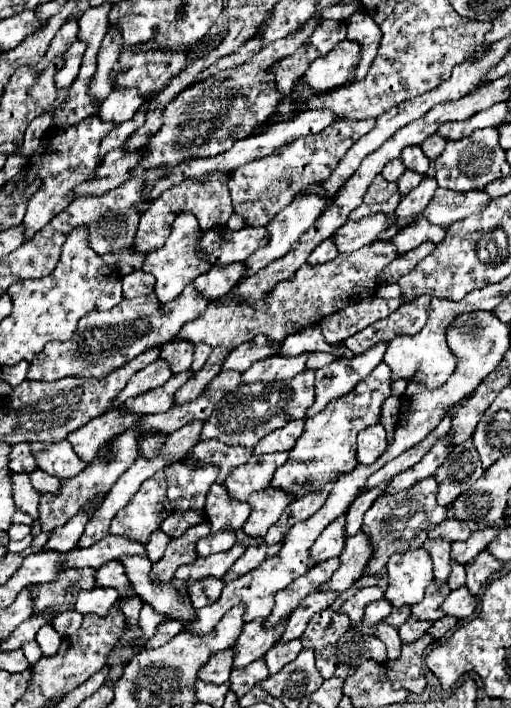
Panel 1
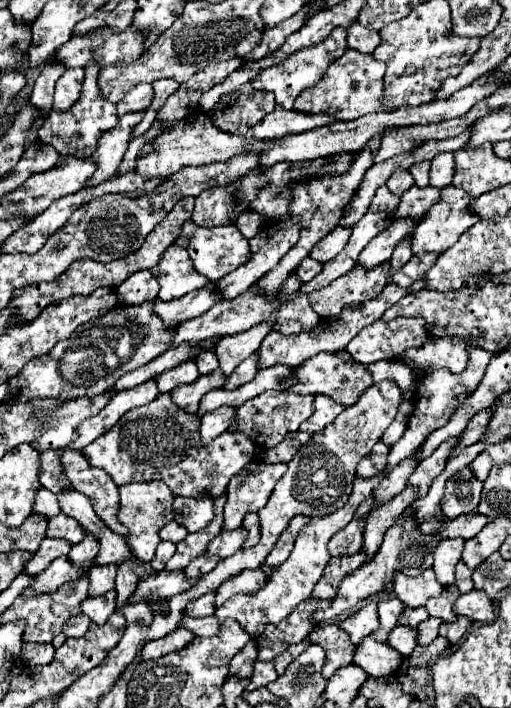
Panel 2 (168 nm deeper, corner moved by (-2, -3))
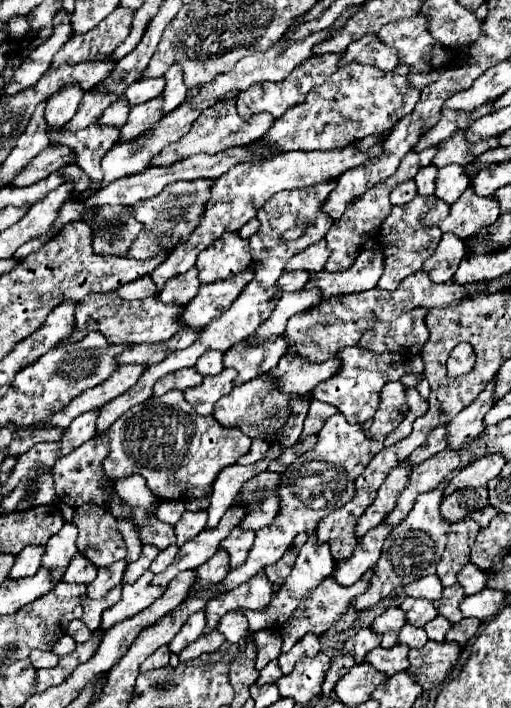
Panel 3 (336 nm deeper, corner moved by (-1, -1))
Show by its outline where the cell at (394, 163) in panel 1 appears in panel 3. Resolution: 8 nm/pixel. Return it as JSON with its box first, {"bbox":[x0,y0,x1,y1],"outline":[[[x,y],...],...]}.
{"bbox":[390,180,416,204],"outline":[[[408,180],[408,182],[398,184],[398,186],[390,192],[390,202],[392,202],[392,204],[406,204],[406,202],[410,202],[414,196],[416,196],[416,184],[414,184],[414,180]]]}

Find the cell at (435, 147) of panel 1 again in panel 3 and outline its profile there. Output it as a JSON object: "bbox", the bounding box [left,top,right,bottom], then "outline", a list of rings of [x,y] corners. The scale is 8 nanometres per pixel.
{"bbox":[436,164,468,204],"outline":[[[448,164],[438,168],[438,178],[436,178],[436,196],[444,200],[446,204],[452,204],[460,198],[460,194],[468,188],[468,174],[464,166],[458,164]]]}

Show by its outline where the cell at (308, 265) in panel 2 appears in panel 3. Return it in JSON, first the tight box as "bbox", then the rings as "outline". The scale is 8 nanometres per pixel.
{"bbox":[278,270,310,292],"outline":[[[292,270],[292,272],[284,272],[278,280],[278,286],[282,290],[288,290],[288,292],[294,292],[302,286],[306,286],[306,282],[310,280],[310,272],[306,270]]]}

